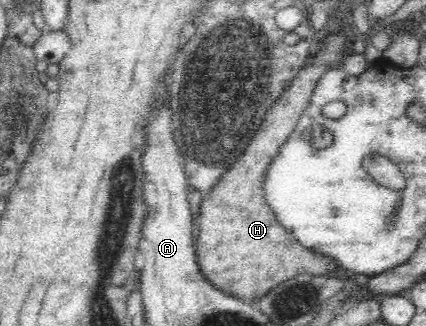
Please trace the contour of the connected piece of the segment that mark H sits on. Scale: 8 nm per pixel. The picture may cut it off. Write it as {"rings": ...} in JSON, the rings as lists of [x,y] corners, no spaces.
{"rings":[[[330,26],[318,37],[319,43],[313,48],[308,61],[302,65],[302,68],[296,73],[296,76],[290,81],[286,90],[281,92],[278,100],[272,105],[272,108],[266,113],[265,120],[262,121],[262,127],[259,128],[256,135],[250,142],[247,152],[239,159],[237,164],[232,165],[230,171],[224,174],[219,184],[213,189],[213,192],[202,198],[202,208],[200,208],[197,228],[199,230],[198,238],[195,239],[197,249],[197,262],[202,273],[220,289],[232,293],[236,298],[243,300],[258,301],[262,295],[265,295],[274,285],[280,284],[283,280],[296,276],[302,272],[307,274],[328,275],[336,265],[337,261],[332,256],[327,256],[316,249],[306,248],[292,231],[286,230],[284,225],[276,218],[276,213],[266,201],[266,172],[273,164],[274,158],[278,156],[281,149],[287,144],[290,136],[296,131],[298,122],[308,106],[310,98],[314,94],[316,84],[320,78],[326,75],[332,68],[341,68],[344,56],[349,52],[356,50],[356,45],[349,31],[342,28],[336,29]]]}

